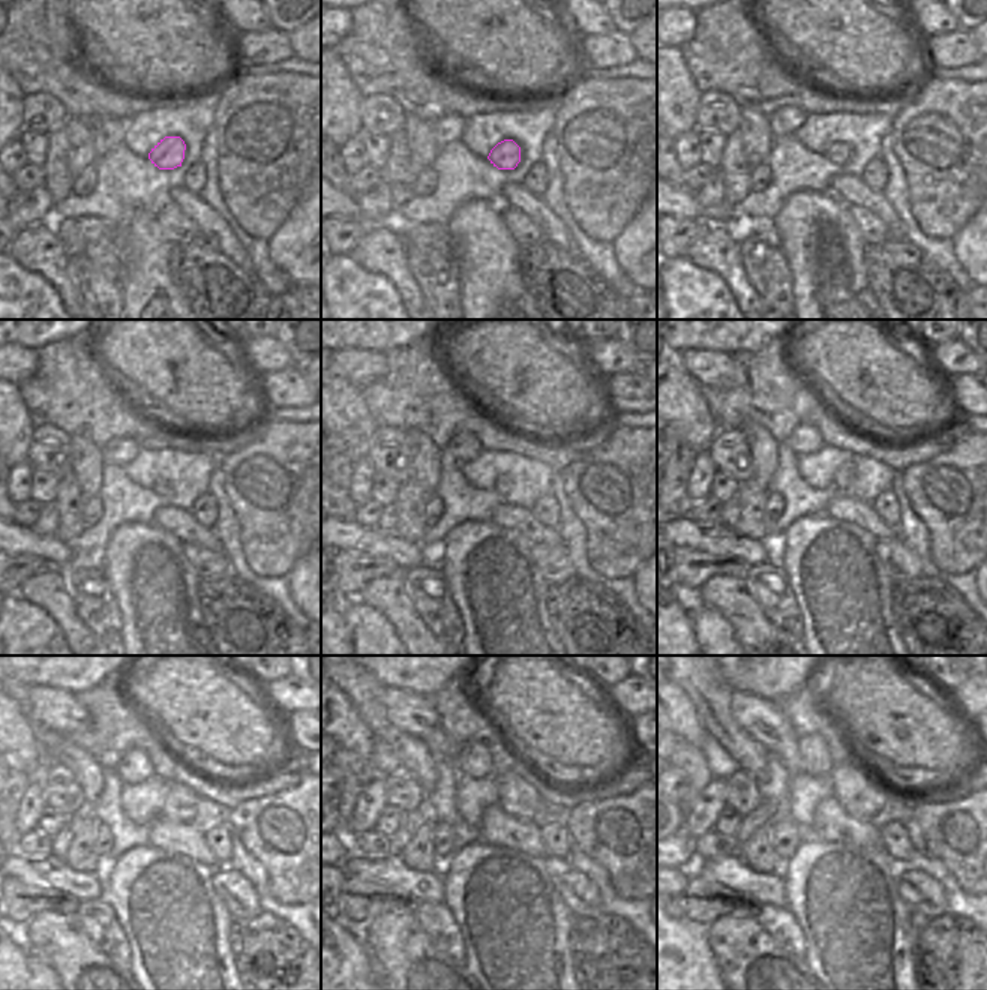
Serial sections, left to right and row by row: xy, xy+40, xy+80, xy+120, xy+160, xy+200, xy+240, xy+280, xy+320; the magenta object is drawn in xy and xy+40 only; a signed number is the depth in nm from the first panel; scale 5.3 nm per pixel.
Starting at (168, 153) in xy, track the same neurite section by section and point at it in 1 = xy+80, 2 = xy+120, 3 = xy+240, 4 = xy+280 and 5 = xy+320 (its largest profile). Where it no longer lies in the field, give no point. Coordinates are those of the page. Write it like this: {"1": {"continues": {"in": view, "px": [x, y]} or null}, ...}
{"1": {"continues": {"in": "xy+80", "px": [839, 152]}}, "2": {"continues": {"in": "xy+120", "px": [162, 488]}}, "3": {"continues": {"in": "xy+240", "px": [180, 804]}}, "4": {"continues": {"in": "xy+280", "px": [518, 797]}}, "5": {"continues": {"in": "xy+320", "px": [860, 791]}}}

